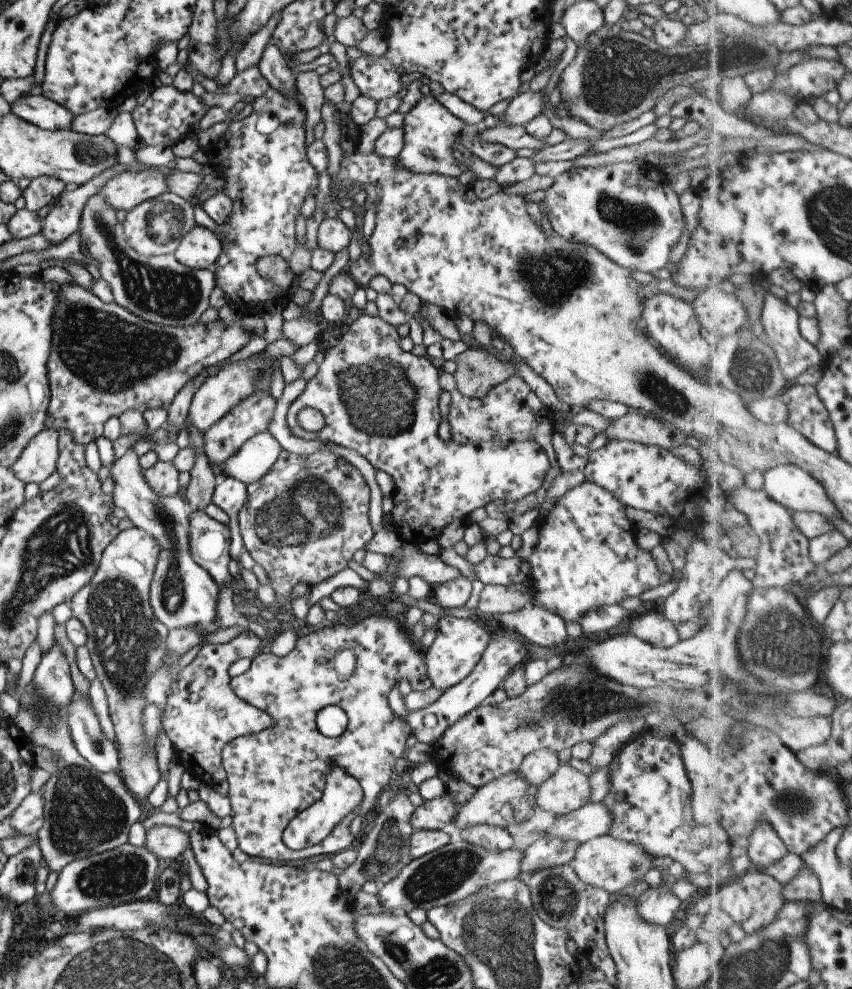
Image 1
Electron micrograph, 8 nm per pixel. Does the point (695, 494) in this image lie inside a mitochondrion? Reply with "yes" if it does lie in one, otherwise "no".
no

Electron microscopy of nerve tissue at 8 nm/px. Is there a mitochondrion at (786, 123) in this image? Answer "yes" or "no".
no

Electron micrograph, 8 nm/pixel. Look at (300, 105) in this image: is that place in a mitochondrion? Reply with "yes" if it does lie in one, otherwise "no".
no

